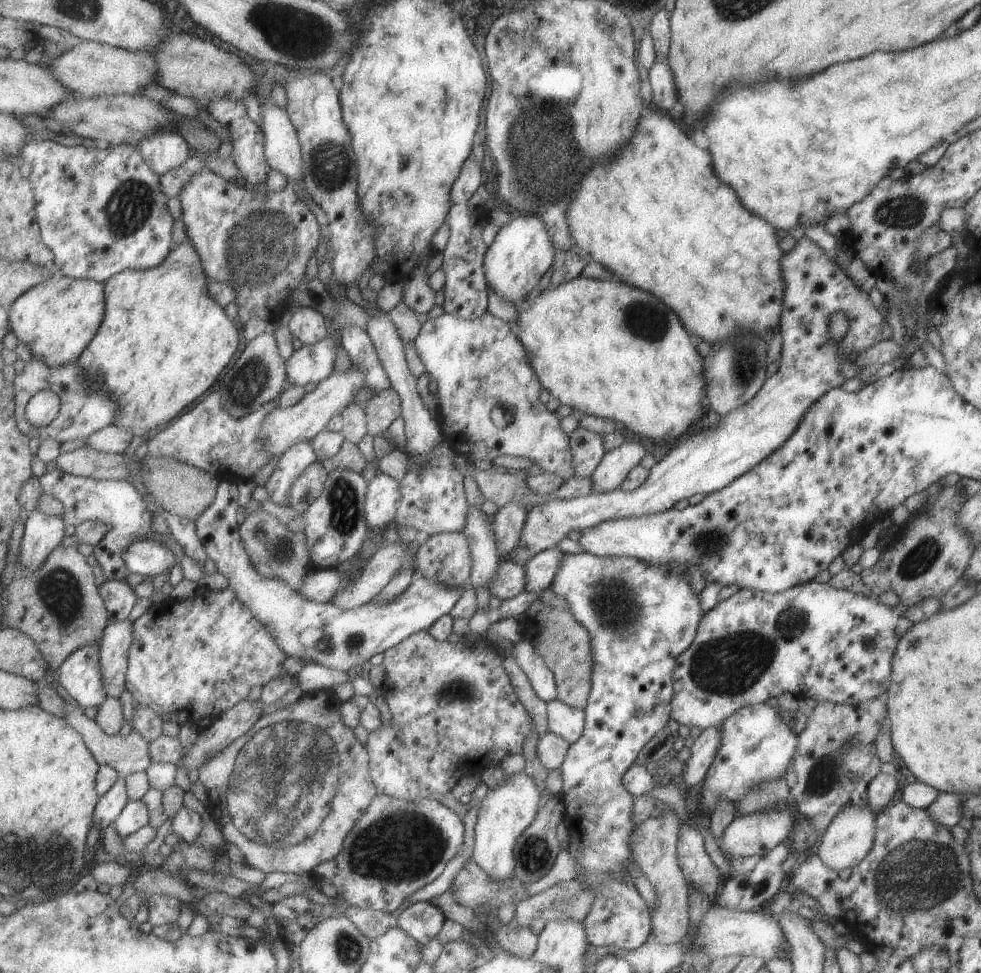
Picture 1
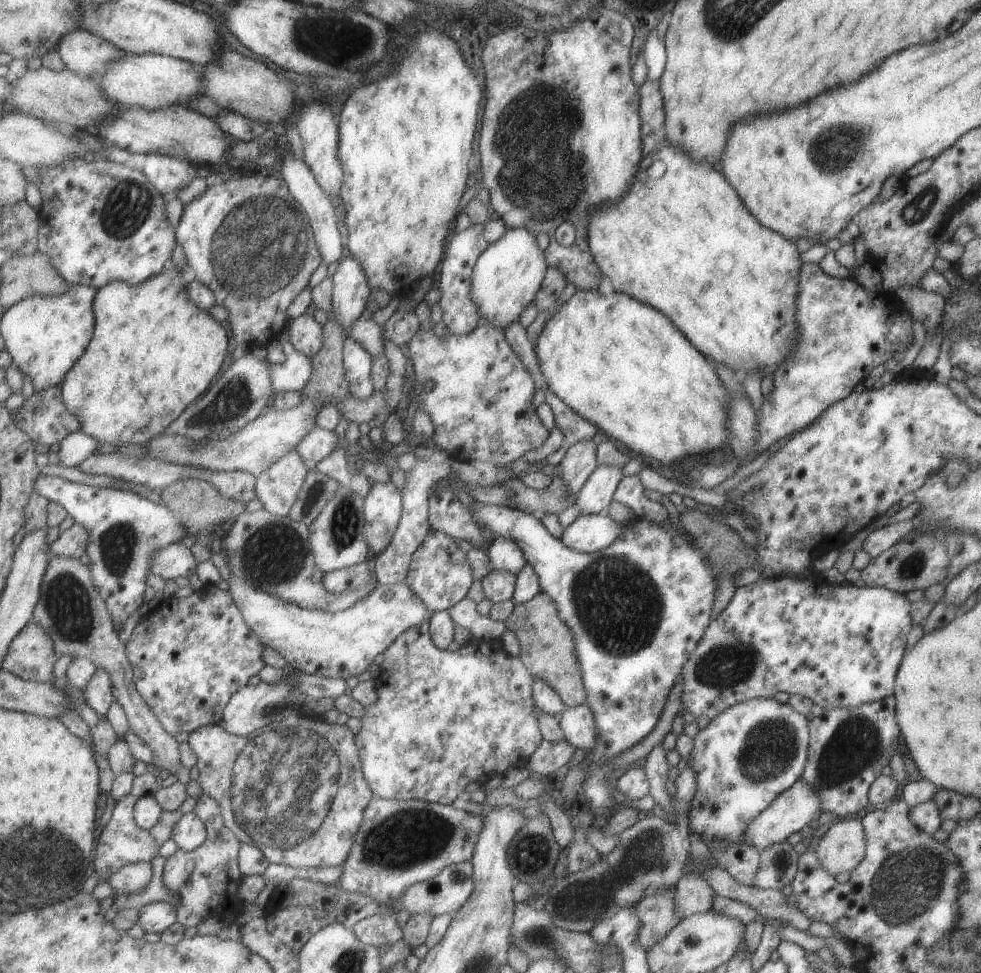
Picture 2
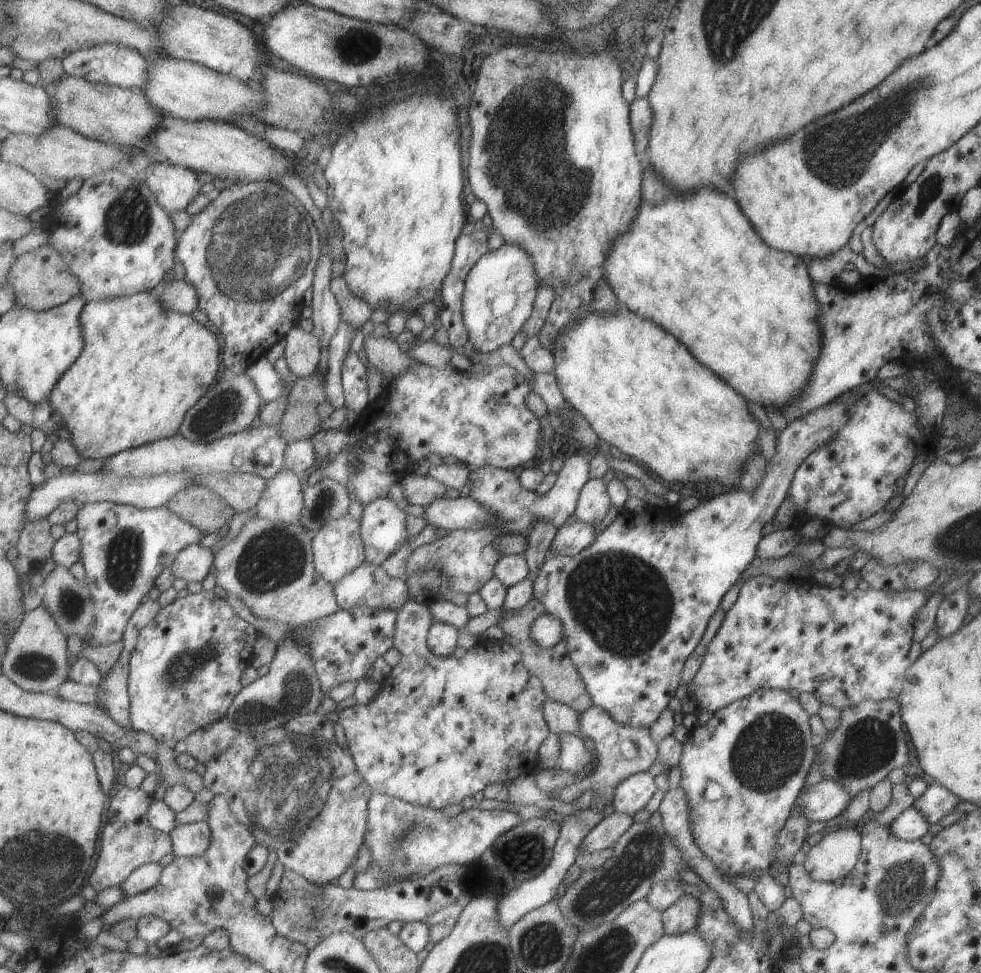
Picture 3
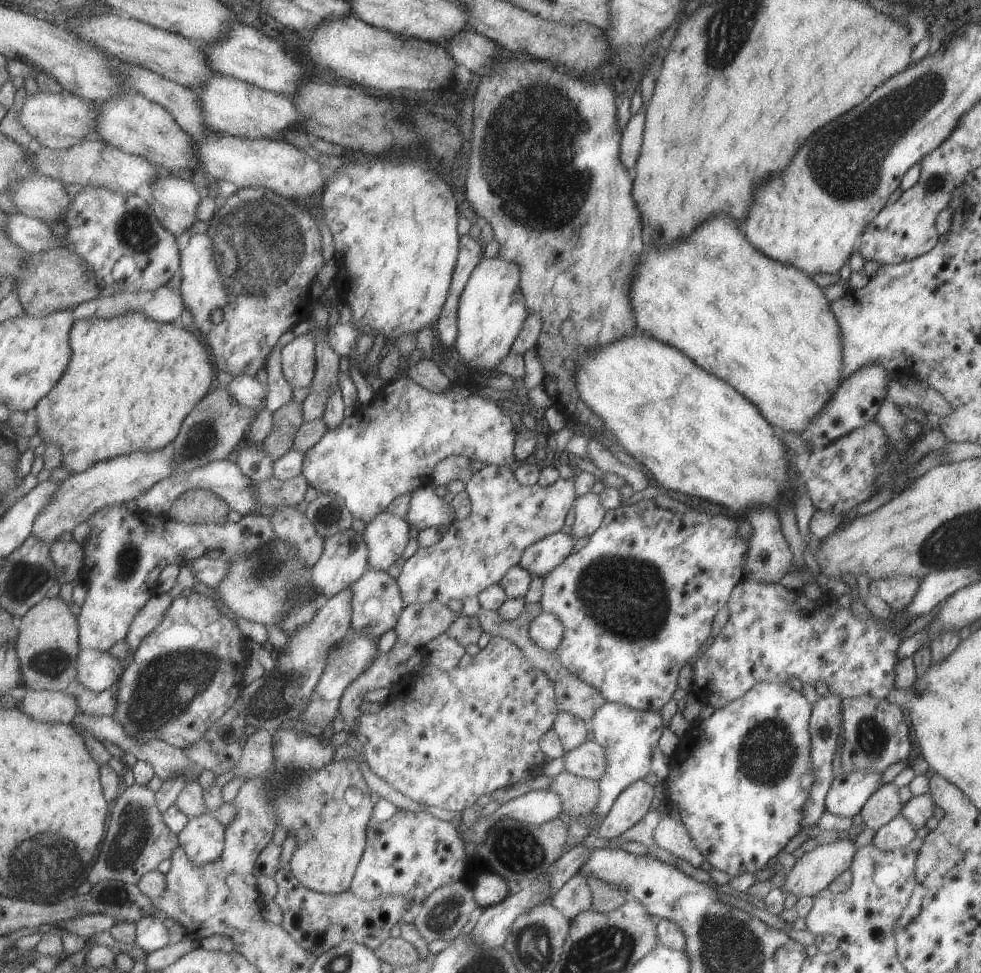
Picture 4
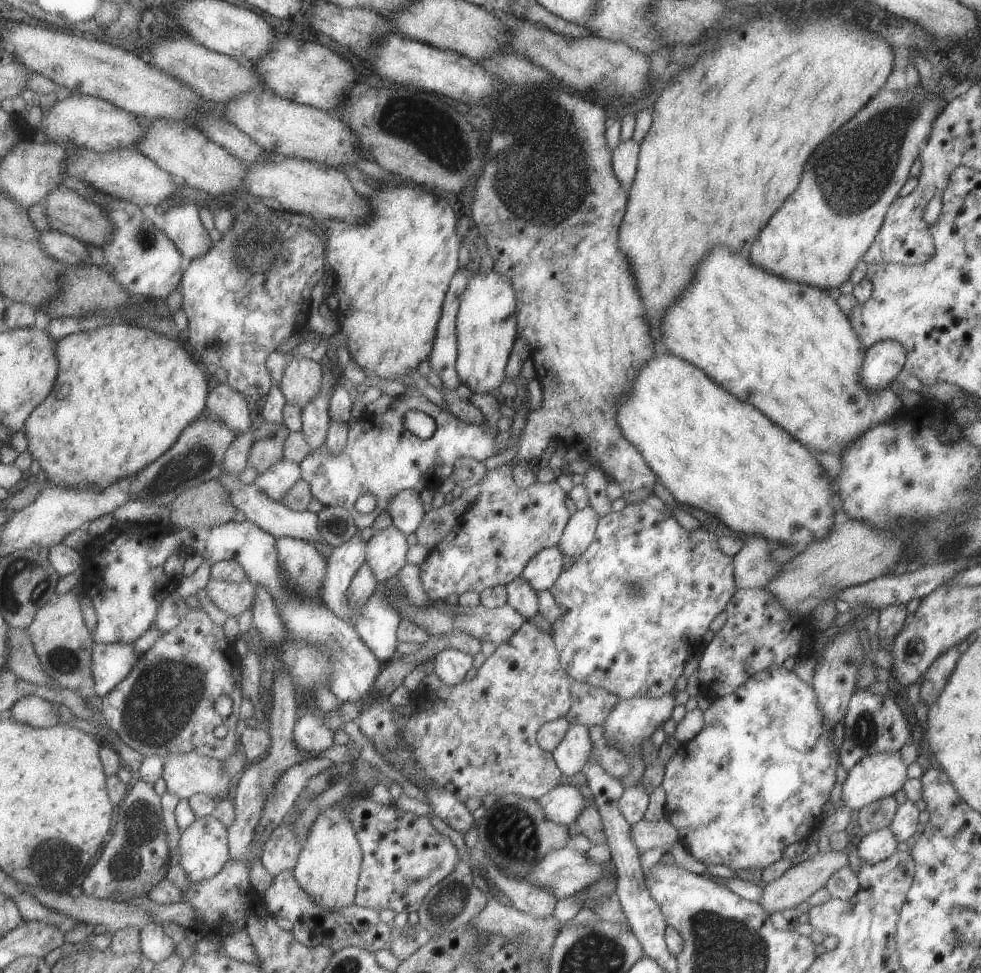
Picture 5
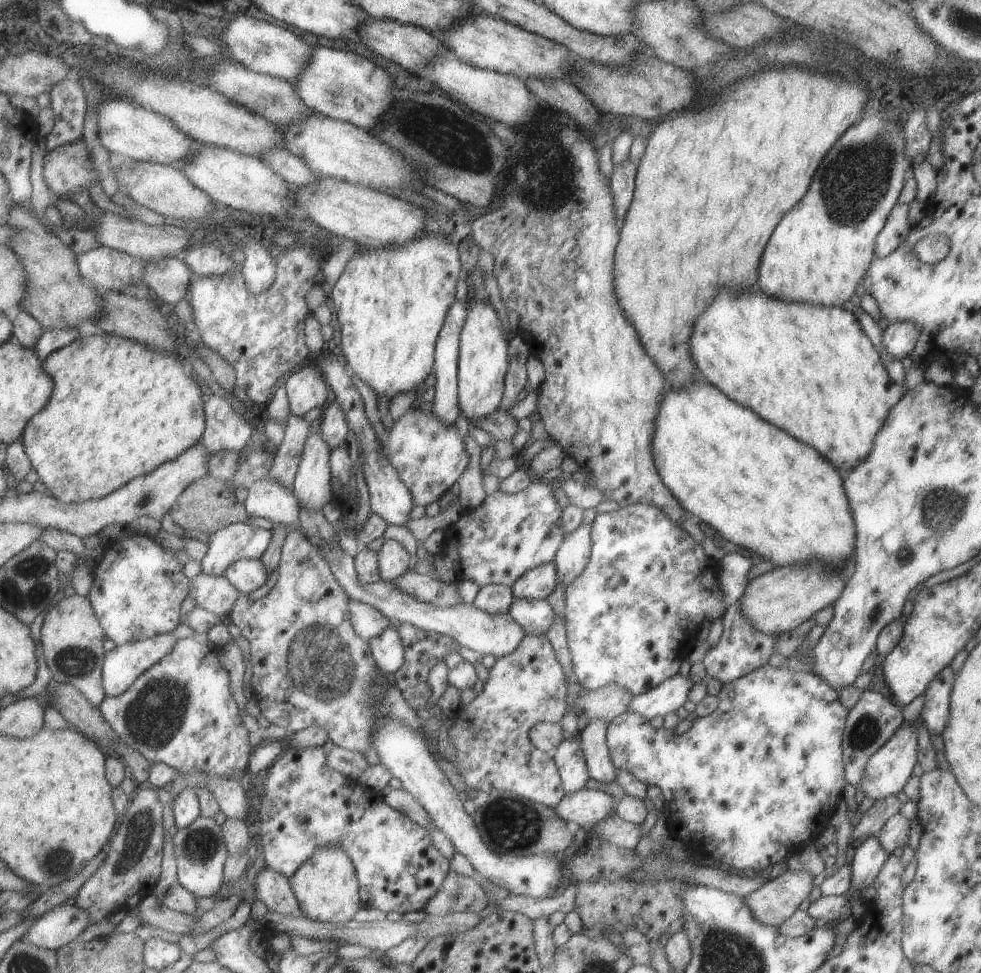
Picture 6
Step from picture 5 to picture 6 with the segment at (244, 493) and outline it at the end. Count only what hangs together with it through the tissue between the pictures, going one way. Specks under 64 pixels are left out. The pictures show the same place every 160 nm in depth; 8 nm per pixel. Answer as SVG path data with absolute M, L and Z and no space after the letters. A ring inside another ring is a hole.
M319 546L319 550L325 554L337 582L343 586L349 597L377 608L393 622L398 621L401 625L413 624L413 626L417 626L421 630L427 630L427 632L437 632L437 634L443 634L443 636L451 636L463 647L472 649L477 655L491 654L496 659L515 652L521 646L523 638L527 636L525 630L510 612L489 614L485 610L476 608L474 604L465 602L455 604L455 606L431 605L429 602L420 602L409 592L403 592L403 590L395 588L391 581L384 579L373 584L363 584L358 577L355 557L351 556L349 552L346 552L342 547L329 548L329 546Z

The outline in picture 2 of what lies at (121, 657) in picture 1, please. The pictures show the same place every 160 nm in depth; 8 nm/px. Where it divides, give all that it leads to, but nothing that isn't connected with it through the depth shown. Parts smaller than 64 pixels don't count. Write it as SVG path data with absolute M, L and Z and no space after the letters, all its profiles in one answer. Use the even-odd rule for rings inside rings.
M98 668L83 694L84 704L97 712L100 718L104 718L104 715L109 712L109 706L116 701L110 672L107 669Z

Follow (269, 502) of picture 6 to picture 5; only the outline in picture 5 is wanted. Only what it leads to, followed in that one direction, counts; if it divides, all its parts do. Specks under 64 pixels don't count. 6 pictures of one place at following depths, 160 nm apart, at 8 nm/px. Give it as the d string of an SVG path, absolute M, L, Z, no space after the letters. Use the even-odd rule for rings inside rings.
M281 460L275 466L261 473L254 484L268 497L277 502L289 494L289 491L302 479L302 466L293 461Z

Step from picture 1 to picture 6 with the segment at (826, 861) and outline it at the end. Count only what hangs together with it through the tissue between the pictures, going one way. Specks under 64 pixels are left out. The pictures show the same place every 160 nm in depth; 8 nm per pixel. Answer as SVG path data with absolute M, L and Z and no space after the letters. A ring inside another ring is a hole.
M786 871L781 876L773 878L762 886L759 886L757 890L753 890L750 894L745 894L743 896L743 902L745 906L749 908L751 916L765 924L765 926L775 926L779 927L781 922L784 922L791 914L795 912L798 907L800 907L801 902L805 900L804 898L809 895L813 885L813 876L809 872L804 871Z

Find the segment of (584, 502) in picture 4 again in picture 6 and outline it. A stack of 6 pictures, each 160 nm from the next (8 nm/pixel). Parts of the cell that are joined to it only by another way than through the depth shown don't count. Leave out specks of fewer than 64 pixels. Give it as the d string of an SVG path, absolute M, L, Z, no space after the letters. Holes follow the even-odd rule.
M581 522L571 534L564 536L564 541L557 548L555 559L557 579L561 586L571 584L589 563L591 556L591 526Z

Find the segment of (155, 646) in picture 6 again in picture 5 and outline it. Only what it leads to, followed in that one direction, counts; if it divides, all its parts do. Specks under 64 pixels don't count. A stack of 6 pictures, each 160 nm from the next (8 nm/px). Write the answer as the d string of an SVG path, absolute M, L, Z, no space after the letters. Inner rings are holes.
M97 643L94 647L92 659L98 695L102 698L108 695L119 683L123 683L132 674L132 670L140 662L143 654L145 653L137 652L135 646L129 643Z

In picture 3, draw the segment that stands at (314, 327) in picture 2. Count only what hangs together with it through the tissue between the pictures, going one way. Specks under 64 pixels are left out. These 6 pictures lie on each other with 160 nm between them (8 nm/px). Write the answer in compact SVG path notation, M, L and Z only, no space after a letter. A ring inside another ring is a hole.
M297 326L288 332L285 339L286 347L283 356L287 359L290 369L299 378L315 375L323 356L320 338Z

